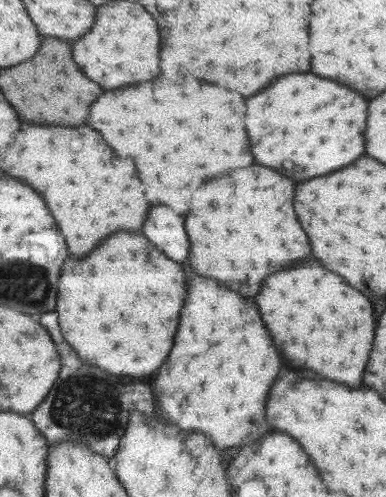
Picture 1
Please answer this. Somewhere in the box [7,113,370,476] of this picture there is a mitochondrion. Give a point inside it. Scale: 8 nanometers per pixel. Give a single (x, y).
(83, 406)

